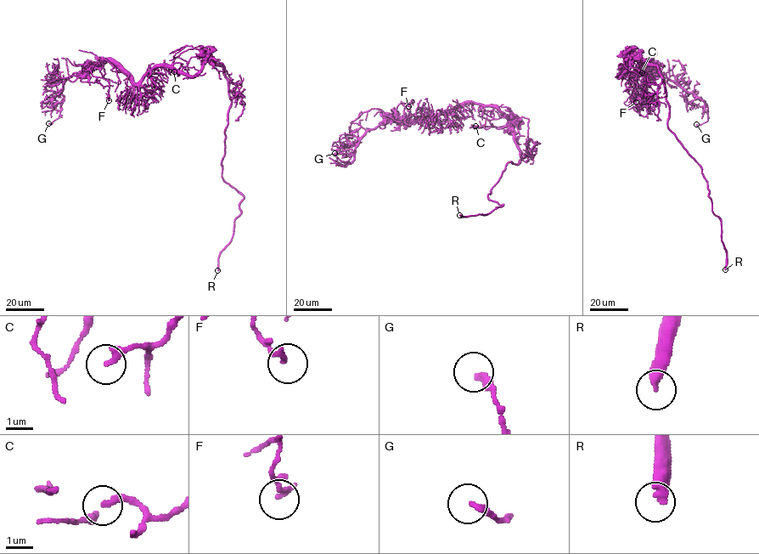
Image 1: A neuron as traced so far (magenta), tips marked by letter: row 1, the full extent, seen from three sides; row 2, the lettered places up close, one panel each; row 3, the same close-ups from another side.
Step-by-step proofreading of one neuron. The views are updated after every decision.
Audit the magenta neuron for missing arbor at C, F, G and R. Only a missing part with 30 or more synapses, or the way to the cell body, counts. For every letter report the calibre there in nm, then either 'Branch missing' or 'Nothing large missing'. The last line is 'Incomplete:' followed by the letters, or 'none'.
C: Thickness 190 nm. Nothing large missing
F: Thickness 190 nm. Nothing large missing
G: Thickness 280 nm. Nothing large missing
R: Thickness 440 nm. Branch missing
Incomplete: R

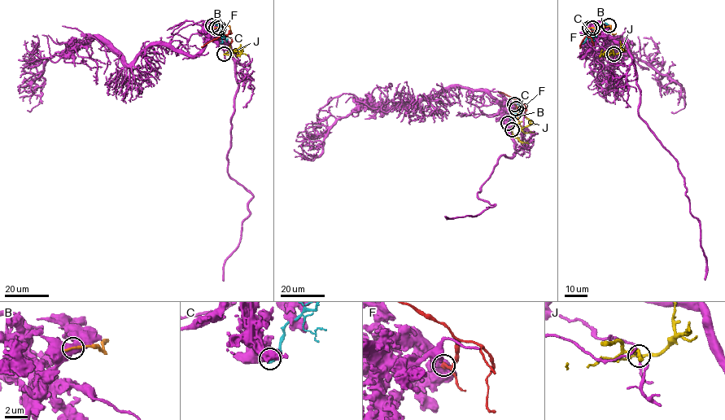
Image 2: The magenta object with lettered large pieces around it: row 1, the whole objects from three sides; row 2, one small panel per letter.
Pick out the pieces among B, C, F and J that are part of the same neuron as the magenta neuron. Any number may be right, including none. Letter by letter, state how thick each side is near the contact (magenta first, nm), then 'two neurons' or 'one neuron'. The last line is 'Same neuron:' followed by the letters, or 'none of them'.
B: 600 nm thick on the magenta side, 280 nm on the other; two neurons
C: 600 nm thick on the magenta side, 400 nm on the other; two neurons
F: 850 nm thick on the magenta side, 360 nm on the other; one neuron
J: 200 nm thick on the magenta side, 220 nm on the other; two neurons
Same neuron: F

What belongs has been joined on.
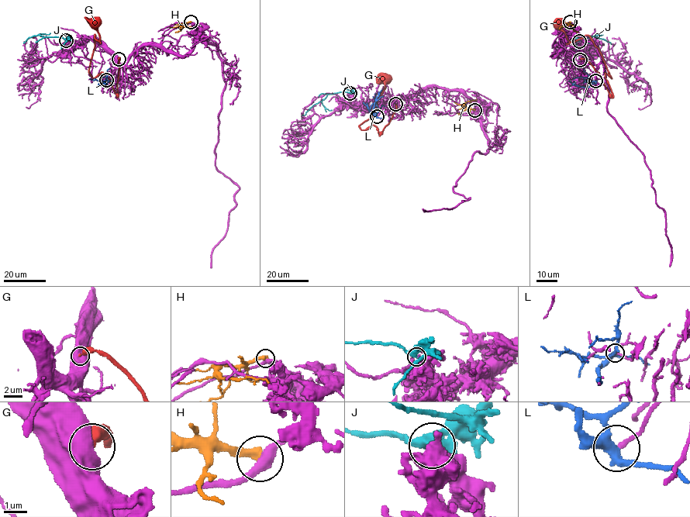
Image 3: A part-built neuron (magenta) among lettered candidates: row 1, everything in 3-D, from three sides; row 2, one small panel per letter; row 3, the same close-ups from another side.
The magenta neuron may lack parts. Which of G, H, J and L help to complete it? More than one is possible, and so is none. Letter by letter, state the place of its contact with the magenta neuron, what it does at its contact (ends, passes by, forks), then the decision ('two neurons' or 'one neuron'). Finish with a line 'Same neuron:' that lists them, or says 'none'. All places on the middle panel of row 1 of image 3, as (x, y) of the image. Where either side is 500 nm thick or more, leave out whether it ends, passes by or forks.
G: meets magenta at (395, 104); two neurons
H: meets magenta at (474, 110); it ends there; two neurons
J: meets magenta at (350, 93); it passes by; one neuron
L: meets magenta at (377, 116); it forks there; two neurons
Same neuron: J

